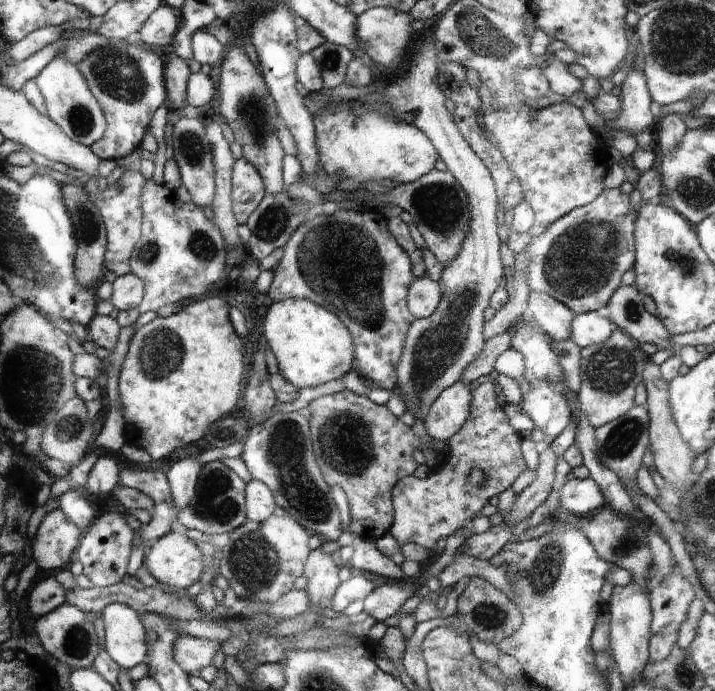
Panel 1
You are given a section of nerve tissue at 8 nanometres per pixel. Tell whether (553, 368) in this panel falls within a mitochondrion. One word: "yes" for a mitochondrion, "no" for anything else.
no

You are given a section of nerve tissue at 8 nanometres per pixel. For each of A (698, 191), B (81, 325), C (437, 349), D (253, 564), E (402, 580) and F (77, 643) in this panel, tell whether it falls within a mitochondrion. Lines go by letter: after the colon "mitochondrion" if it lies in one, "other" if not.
A: mitochondrion
B: other
C: mitochondrion
D: mitochondrion
E: other
F: mitochondrion

